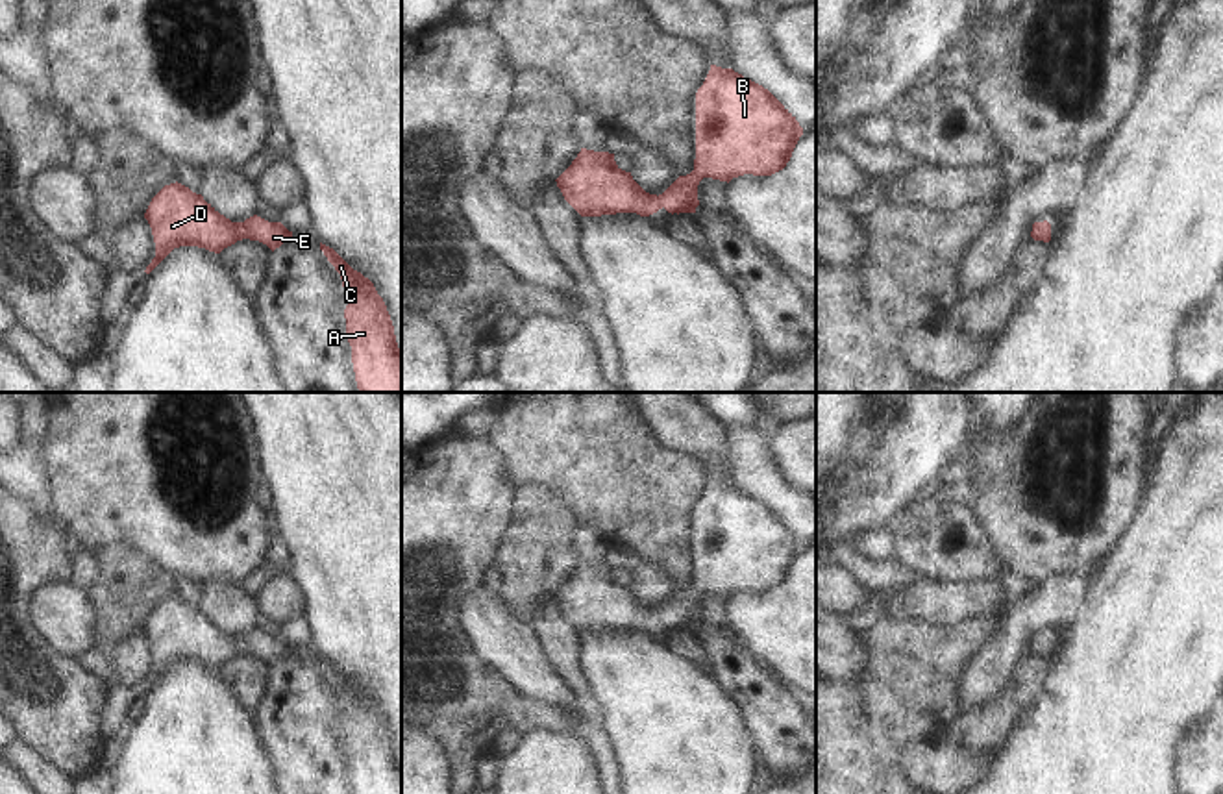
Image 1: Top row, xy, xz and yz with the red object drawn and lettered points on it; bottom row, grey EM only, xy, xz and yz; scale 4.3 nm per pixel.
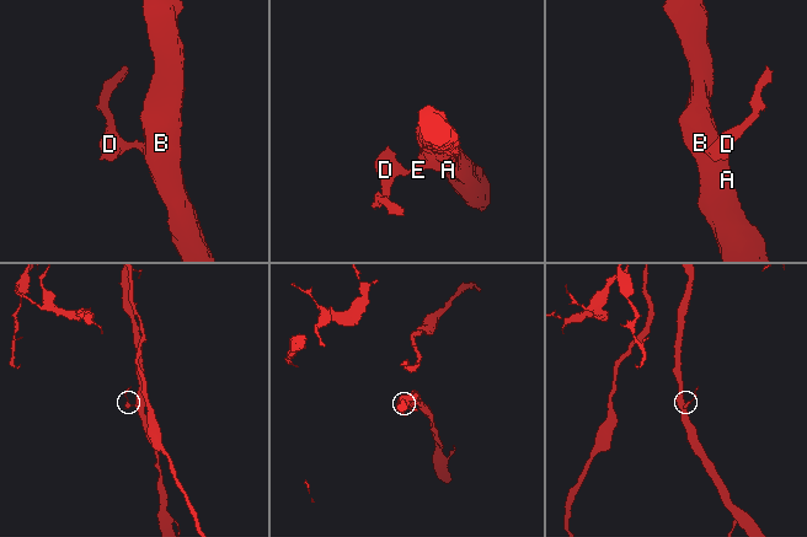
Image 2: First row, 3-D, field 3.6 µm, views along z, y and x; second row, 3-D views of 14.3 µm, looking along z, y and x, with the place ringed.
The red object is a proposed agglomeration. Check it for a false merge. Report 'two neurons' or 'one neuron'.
one neuron

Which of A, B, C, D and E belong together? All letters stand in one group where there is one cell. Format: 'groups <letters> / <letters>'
groups A B C D E

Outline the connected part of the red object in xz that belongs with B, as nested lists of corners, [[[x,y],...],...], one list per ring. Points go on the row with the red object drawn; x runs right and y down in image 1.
[[[710,65],[696,93],[696,159],[690,174],[679,176],[657,196],[622,170],[614,154],[581,148],[555,181],[581,217],[649,217],[662,207],[672,215],[696,213],[703,178],[729,183],[744,174],[772,176],[786,167],[801,135],[796,117],[768,89],[733,68]]]

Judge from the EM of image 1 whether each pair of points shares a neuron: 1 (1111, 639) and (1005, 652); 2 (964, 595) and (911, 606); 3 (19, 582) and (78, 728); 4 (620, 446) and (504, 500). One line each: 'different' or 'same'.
1: different
2: same
3: same
4: different

